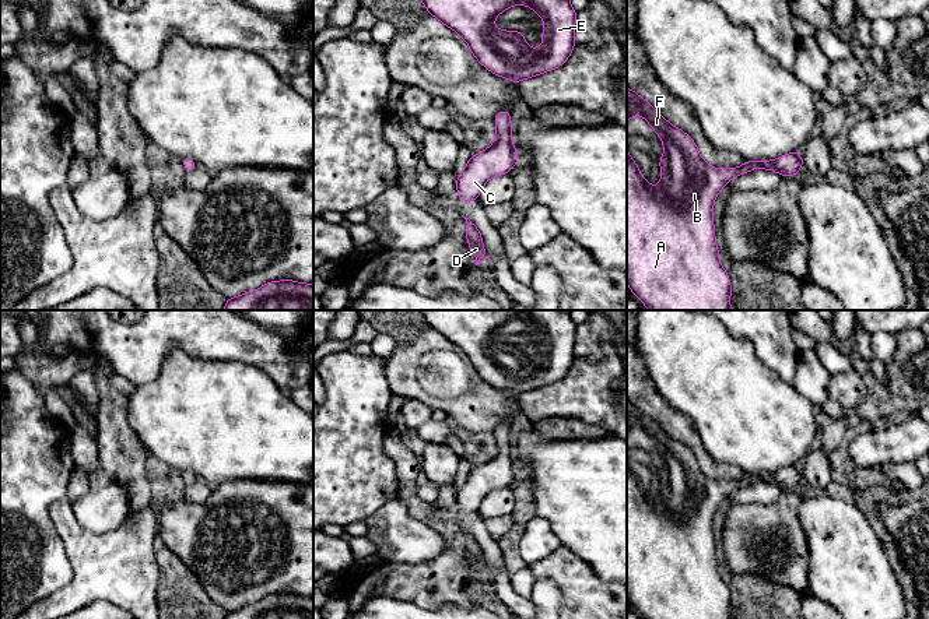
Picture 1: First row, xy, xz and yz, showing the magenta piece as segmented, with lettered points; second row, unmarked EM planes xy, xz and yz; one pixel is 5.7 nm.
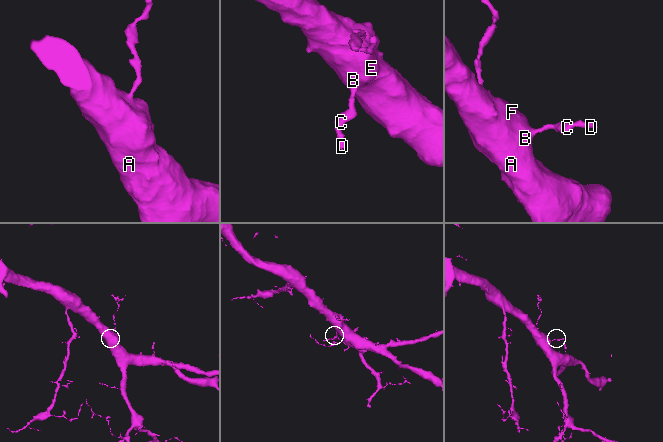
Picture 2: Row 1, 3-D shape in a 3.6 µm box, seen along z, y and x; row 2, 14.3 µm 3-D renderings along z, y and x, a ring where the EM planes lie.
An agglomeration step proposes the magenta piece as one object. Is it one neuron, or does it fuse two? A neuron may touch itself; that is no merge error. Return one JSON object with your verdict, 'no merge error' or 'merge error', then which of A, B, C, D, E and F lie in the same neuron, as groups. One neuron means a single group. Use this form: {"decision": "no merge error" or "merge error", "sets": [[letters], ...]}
{"decision": "no merge error", "sets": [["A", "B", "C", "D", "E", "F"]]}

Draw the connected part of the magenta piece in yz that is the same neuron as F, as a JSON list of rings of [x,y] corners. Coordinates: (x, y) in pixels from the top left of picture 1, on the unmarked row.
[[[627,400],[627,435],[641,428],[662,451],[665,467],[659,471],[660,496],[653,500],[641,488],[627,460],[627,595],[645,619],[730,619],[730,592],[719,574],[715,553],[714,514],[718,506],[735,492],[753,482],[775,483],[781,489],[796,489],[803,479],[800,465],[790,465],[774,474],[746,474],[739,481],[718,482],[709,479],[701,469],[693,451],[679,440],[672,439],[648,414]]]

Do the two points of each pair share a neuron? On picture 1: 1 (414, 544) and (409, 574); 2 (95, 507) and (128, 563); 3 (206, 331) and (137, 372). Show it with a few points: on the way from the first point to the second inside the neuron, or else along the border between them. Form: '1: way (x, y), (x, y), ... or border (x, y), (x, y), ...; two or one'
1: border (442, 551), (426, 561), (392, 565); two
2: border (126, 519), (104, 533), (91, 533), (77, 521); two
3: way (188, 331), (172, 331), (150, 354); one

